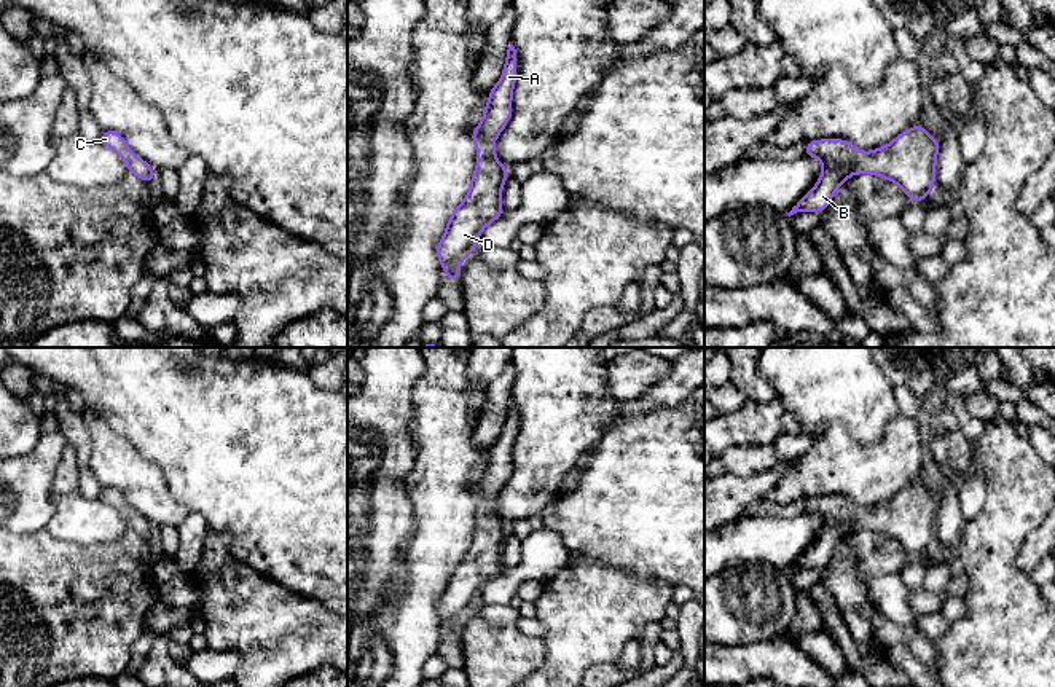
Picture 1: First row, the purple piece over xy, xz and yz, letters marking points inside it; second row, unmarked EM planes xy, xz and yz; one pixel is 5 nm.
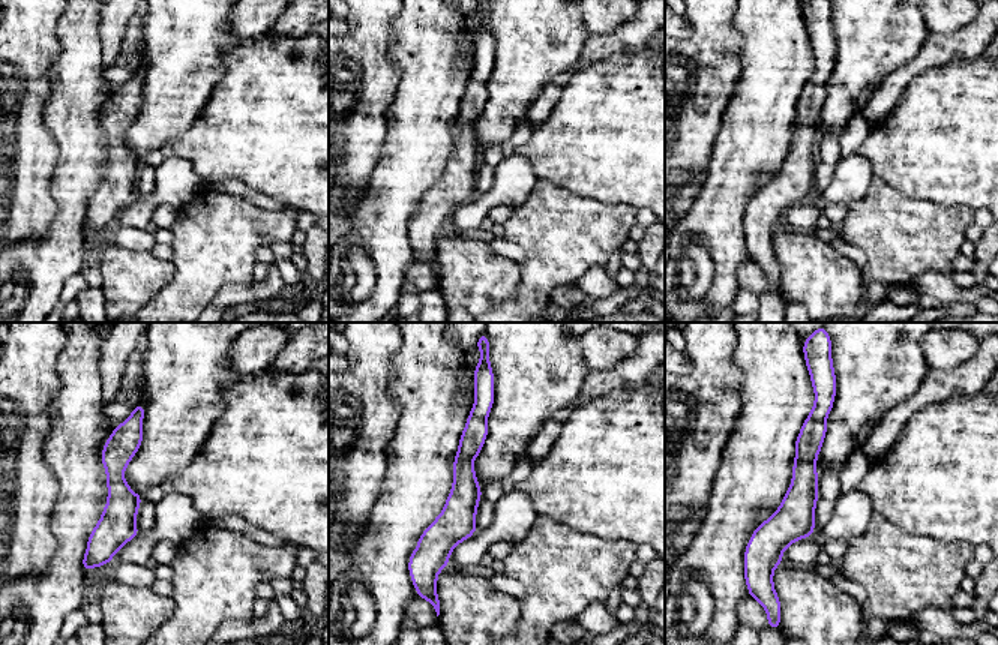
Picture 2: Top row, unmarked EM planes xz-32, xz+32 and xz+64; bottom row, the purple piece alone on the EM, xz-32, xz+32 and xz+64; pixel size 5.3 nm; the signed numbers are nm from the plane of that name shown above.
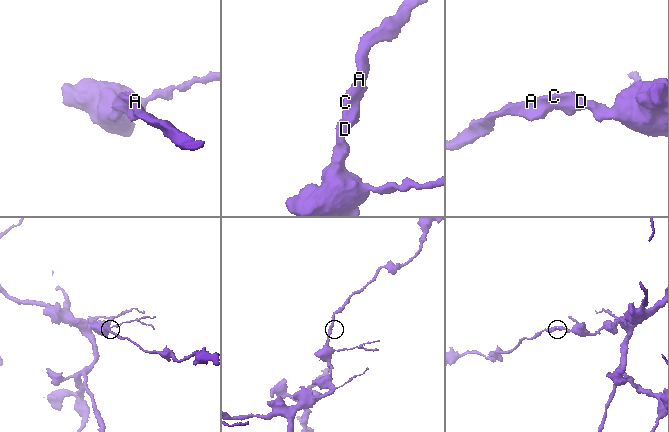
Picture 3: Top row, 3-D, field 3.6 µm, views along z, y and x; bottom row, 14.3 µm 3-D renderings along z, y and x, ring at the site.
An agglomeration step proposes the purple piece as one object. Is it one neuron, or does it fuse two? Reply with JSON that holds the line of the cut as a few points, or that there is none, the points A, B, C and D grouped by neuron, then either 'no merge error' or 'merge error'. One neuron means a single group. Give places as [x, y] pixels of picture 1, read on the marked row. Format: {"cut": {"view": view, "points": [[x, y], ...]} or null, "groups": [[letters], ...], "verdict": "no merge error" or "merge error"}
{"cut": null, "groups": [["A", "B", "C", "D"]], "verdict": "no merge error"}

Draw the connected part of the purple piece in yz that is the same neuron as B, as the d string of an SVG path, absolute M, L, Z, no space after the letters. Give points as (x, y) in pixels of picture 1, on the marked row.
M920 124L904 131L886 147L865 153L841 139L811 140L805 156L818 158L822 172L819 182L787 215L826 210L838 186L854 174L891 180L912 202L920 202L934 191L937 153L939 140Z

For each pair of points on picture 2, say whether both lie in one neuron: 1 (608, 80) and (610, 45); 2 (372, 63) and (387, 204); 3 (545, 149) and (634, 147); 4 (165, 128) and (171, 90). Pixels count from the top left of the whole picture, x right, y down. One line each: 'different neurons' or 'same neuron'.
1: different neurons
2: different neurons
3: same neuron
4: same neuron

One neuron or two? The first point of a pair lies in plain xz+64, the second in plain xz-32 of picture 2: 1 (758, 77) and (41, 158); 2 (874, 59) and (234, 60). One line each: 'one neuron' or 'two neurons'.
1: two neurons
2: two neurons

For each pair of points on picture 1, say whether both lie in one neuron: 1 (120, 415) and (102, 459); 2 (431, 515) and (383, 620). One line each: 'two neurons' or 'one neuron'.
1: two neurons
2: one neuron

